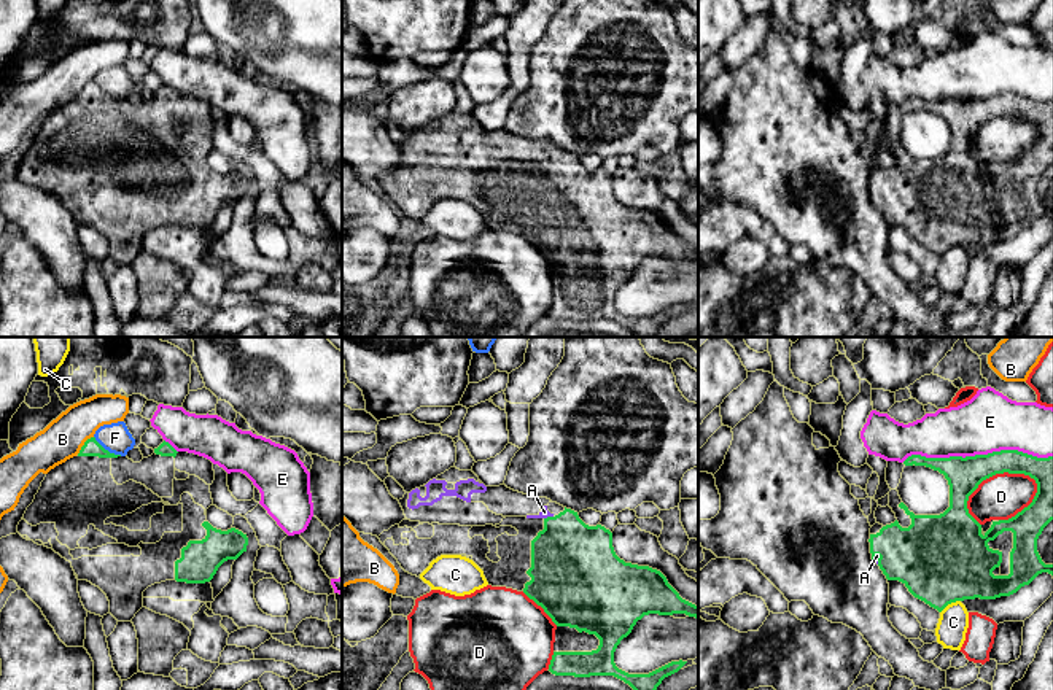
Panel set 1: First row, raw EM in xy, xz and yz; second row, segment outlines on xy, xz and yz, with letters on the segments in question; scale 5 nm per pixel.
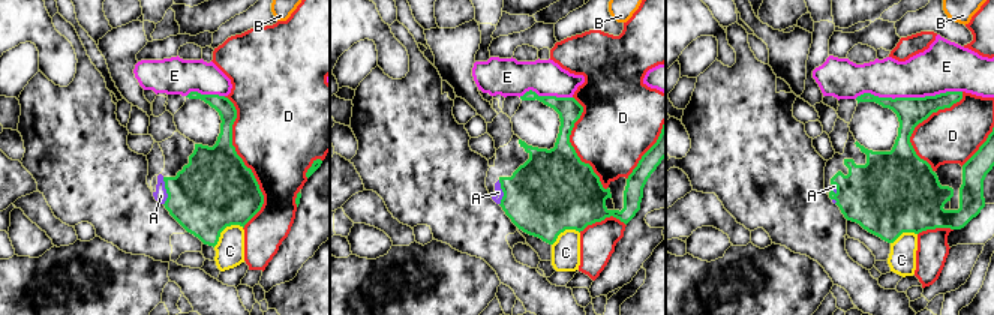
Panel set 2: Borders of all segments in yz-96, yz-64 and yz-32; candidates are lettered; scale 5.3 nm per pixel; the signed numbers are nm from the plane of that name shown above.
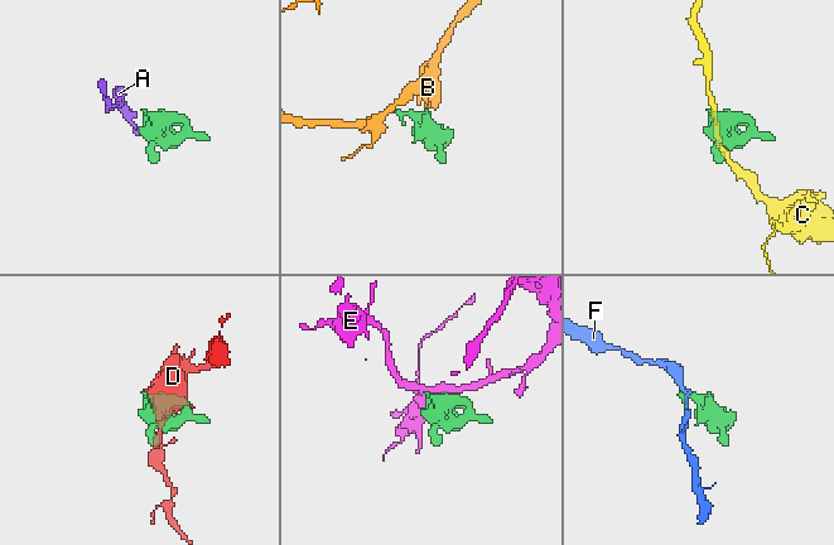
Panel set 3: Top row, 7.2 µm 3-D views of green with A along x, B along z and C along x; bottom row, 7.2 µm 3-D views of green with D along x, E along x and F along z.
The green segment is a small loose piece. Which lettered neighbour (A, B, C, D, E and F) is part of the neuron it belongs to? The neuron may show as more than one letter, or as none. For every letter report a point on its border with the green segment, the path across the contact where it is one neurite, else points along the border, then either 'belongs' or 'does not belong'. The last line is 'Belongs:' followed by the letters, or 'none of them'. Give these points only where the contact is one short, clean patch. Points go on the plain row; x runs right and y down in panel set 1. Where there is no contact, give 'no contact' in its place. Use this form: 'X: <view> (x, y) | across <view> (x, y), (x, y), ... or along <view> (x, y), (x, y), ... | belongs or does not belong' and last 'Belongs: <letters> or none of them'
A: xz (547, 161) | across xz (570, 204), (565, 182), (547, 161), (544, 156) | belongs
B: xy (85, 88) | along xy (93, 80), (77, 97) | does not belong
C: yz (950, 247) | does not belong
D: yz (994, 118) | does not belong
E: yz (977, 99) | does not belong
F: xy (107, 94) | along xy (94, 80), (105, 93), (121, 99) | does not belong
Belongs: A

